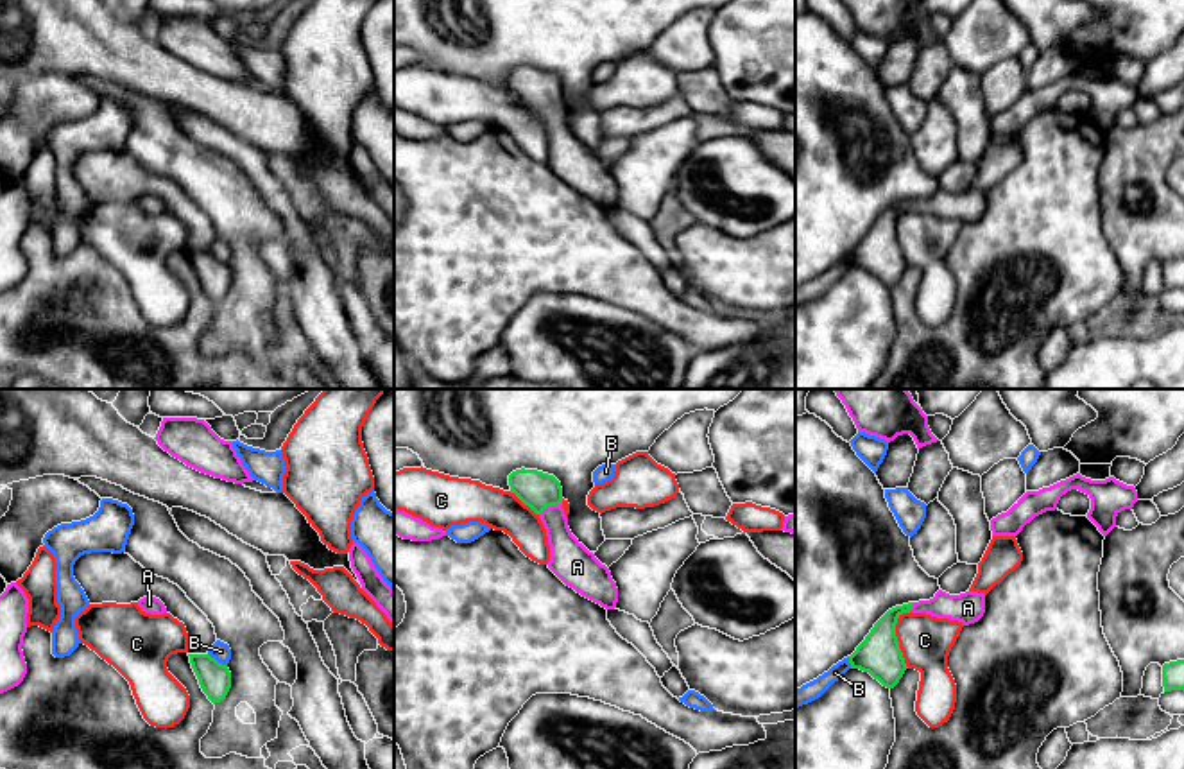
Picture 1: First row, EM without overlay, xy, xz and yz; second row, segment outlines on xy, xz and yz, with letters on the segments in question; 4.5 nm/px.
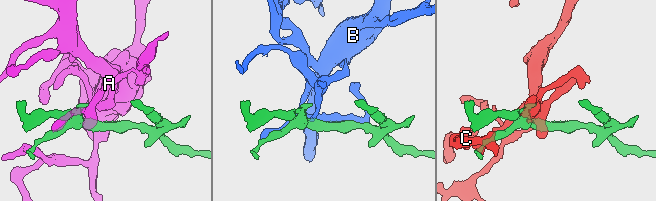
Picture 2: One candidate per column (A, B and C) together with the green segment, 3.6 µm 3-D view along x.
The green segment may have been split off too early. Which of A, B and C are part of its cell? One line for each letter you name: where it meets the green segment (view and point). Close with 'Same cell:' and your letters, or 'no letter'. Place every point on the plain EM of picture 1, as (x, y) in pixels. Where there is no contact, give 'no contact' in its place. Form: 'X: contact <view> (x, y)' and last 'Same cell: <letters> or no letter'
A: contact xz (550, 104)
Same cell: A

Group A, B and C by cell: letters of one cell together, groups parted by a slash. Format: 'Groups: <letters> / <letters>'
Groups: A / B / C

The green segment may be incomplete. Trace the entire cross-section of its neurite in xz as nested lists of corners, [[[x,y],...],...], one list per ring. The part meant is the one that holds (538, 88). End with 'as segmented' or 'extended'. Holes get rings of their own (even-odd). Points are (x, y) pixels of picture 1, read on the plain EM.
[[[516,68],[509,73],[510,91],[543,120],[550,143],[548,167],[582,195],[614,208],[618,186],[611,170],[570,129],[562,108],[561,81],[537,68]]]; extended

